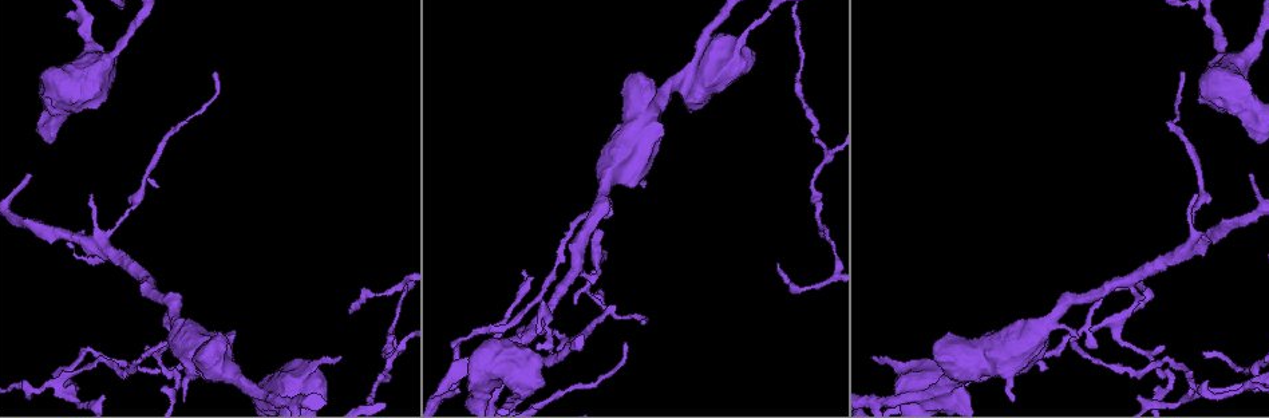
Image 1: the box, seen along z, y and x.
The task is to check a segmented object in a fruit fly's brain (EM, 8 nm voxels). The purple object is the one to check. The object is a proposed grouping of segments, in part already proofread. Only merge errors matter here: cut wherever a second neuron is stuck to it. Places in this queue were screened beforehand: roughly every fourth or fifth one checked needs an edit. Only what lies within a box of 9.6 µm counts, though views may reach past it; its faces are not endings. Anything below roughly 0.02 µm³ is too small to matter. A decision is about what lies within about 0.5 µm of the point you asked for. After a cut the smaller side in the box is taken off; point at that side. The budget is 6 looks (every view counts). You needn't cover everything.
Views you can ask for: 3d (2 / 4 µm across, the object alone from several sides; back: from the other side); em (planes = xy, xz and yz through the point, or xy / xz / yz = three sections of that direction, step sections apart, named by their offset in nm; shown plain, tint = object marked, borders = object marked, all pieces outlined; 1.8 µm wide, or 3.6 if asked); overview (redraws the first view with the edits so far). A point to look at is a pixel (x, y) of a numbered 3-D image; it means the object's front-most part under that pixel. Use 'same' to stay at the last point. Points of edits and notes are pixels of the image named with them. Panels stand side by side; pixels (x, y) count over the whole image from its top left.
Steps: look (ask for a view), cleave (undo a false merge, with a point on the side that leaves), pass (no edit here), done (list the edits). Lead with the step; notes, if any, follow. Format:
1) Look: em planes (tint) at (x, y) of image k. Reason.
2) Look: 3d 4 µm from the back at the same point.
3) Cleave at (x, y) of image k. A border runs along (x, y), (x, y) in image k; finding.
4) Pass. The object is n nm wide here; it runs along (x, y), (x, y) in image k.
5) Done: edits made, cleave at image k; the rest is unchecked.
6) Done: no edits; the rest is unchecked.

Look: em 3.6 µm planes (tint) at (178, 325) of image 1. Thick turns thin.

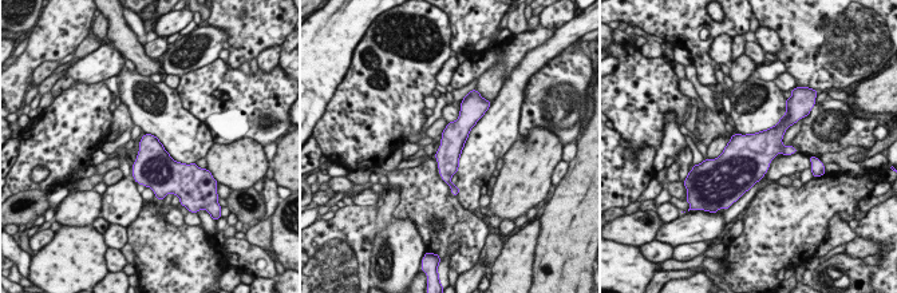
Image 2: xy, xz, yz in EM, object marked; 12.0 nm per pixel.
Pass. It runs along (474, 117), (453, 138), (447, 178) in image 2; one neuron here.

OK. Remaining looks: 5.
Look: 3d 4 µm at (1128, 280) of image 1. Two arms in line, one across.

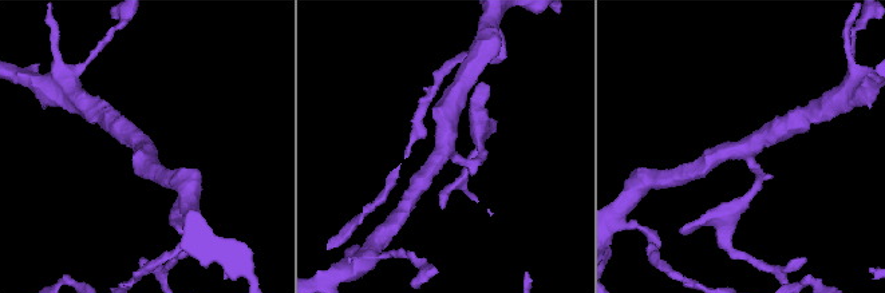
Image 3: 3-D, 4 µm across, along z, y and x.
Look: em planes (borders) at (741, 148) of image 3. 3 arms meet here; need the tissue.

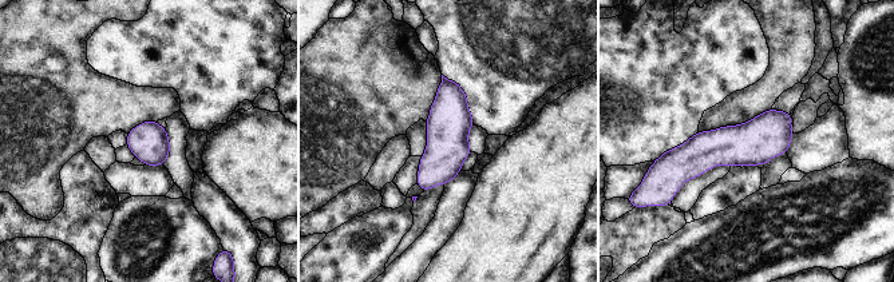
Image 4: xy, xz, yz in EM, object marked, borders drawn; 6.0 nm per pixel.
Pass. It runs along (787, 116), (752, 143), (669, 154) in image 4; continuous, no second neuron.

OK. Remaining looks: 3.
Look: 3d 4 µm at (710, 72) of image 1. Sudden change in width.

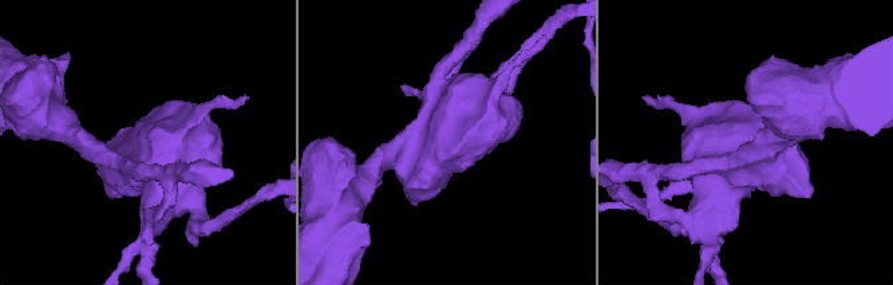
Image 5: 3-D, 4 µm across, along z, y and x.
Look: em 3.6 µm xz step 16 (borders) at (444, 143) of image 5.

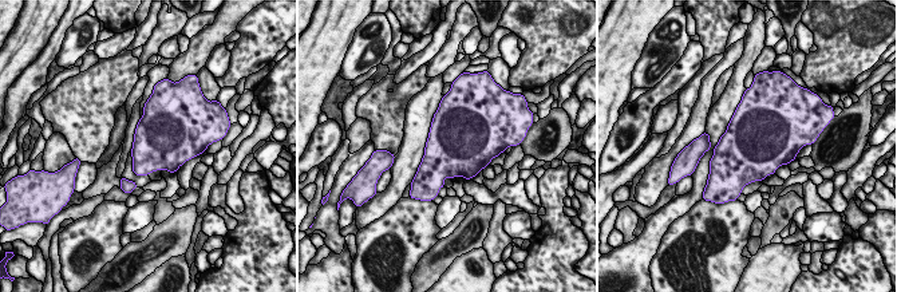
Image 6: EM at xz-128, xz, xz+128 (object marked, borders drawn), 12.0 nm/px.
Pass. Continuous, no second neuron.

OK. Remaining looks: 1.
Done: no edits; the rest is unchecked.

